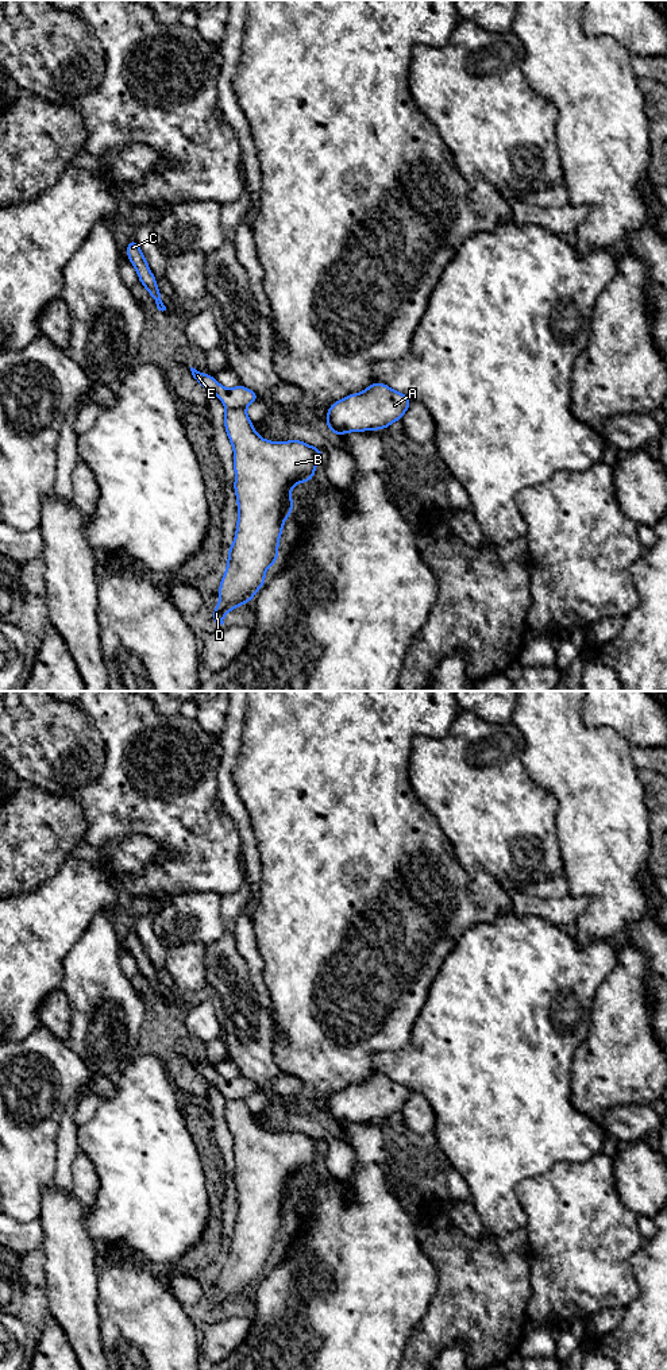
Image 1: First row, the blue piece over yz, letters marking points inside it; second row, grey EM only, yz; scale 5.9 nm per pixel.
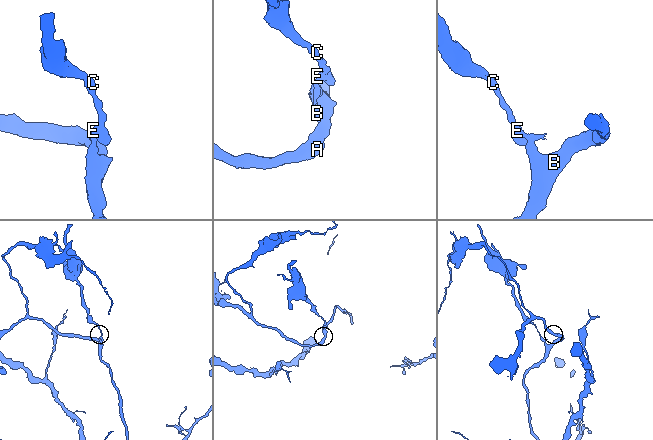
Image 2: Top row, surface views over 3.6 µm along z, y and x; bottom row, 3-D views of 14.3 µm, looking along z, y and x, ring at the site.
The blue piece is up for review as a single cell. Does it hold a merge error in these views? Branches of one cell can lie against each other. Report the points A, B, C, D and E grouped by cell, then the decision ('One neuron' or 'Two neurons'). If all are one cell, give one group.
Groups: A B D / C E. Two neurons

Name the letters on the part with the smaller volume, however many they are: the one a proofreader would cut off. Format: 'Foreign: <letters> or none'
Foreign: C, E

